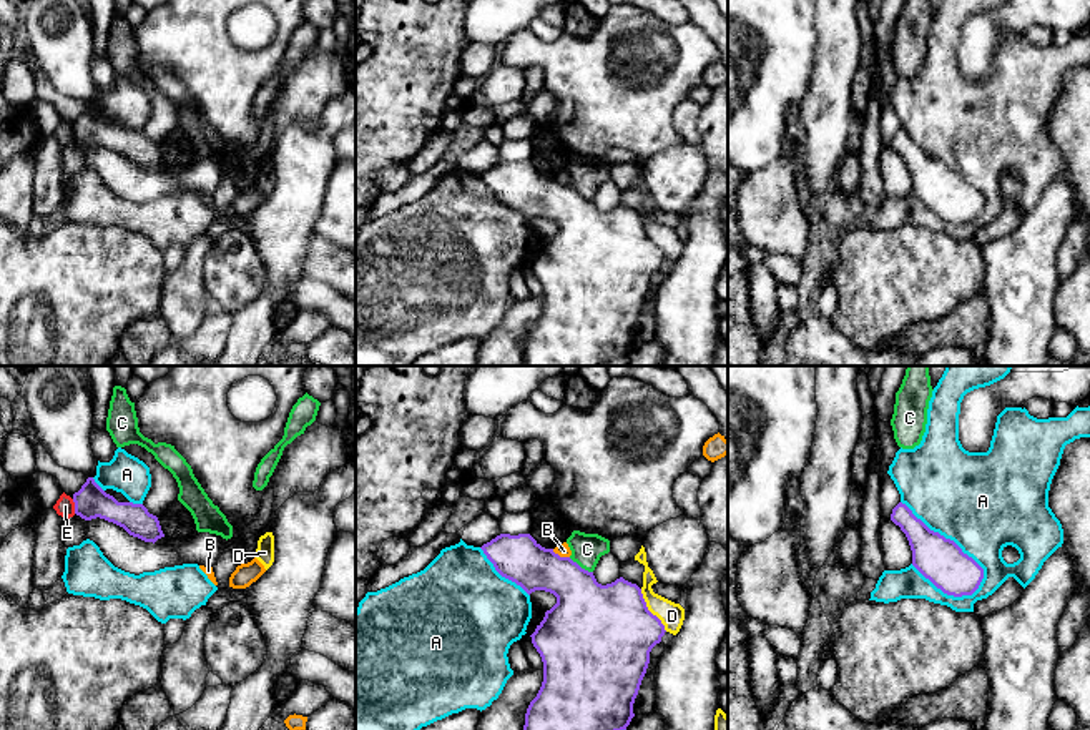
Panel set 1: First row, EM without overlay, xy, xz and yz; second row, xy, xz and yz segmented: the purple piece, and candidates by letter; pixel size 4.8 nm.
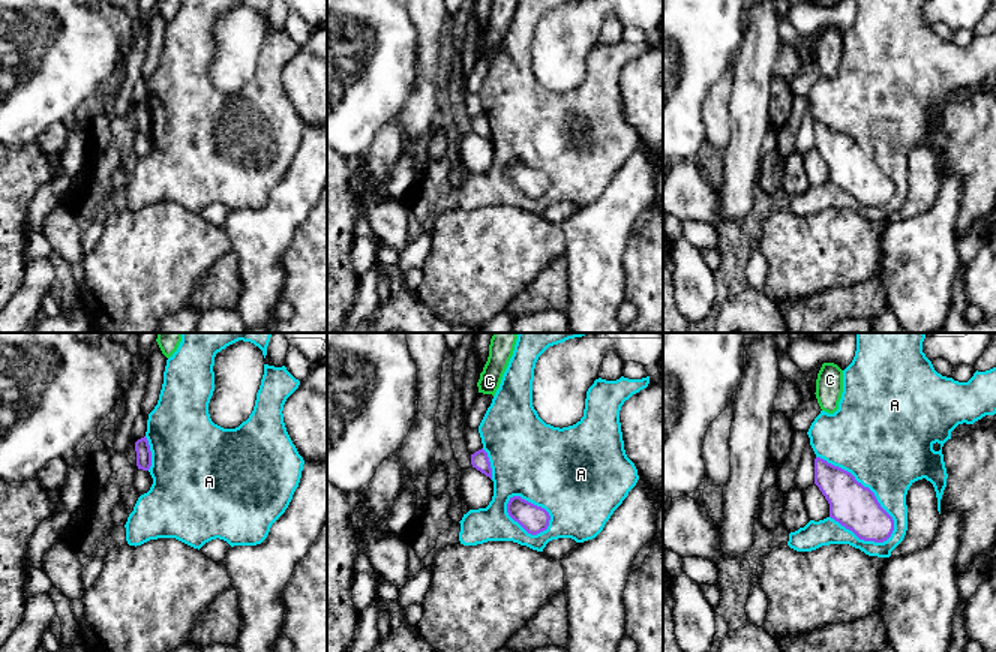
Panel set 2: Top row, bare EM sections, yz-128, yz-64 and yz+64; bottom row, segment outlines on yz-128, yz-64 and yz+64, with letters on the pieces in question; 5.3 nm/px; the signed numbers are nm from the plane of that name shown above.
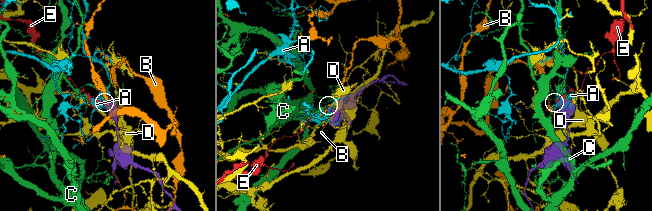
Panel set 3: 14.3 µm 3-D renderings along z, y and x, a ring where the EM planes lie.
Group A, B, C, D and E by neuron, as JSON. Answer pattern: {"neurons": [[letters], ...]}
{"neurons": [["A"], ["B"], ["C"], ["D"], ["E"]]}

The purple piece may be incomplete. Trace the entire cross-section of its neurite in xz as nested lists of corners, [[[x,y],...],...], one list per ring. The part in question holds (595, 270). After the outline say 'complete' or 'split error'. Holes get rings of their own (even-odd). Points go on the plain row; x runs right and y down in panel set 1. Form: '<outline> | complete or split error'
[[[500,161],[480,176],[502,205],[520,213],[528,223],[545,218],[557,224],[557,231],[545,239],[530,263],[543,289],[543,309],[527,336],[522,366],[605,366],[626,358],[635,344],[633,331],[650,291],[650,279],[666,259],[661,248],[648,238],[641,216],[623,205],[601,213],[593,200],[570,185],[560,185],[553,176],[542,175],[530,161]]] | complete

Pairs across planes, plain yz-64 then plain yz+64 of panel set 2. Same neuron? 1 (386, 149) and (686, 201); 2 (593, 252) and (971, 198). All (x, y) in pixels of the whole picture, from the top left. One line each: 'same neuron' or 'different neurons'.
1: same neuron
2: different neurons

